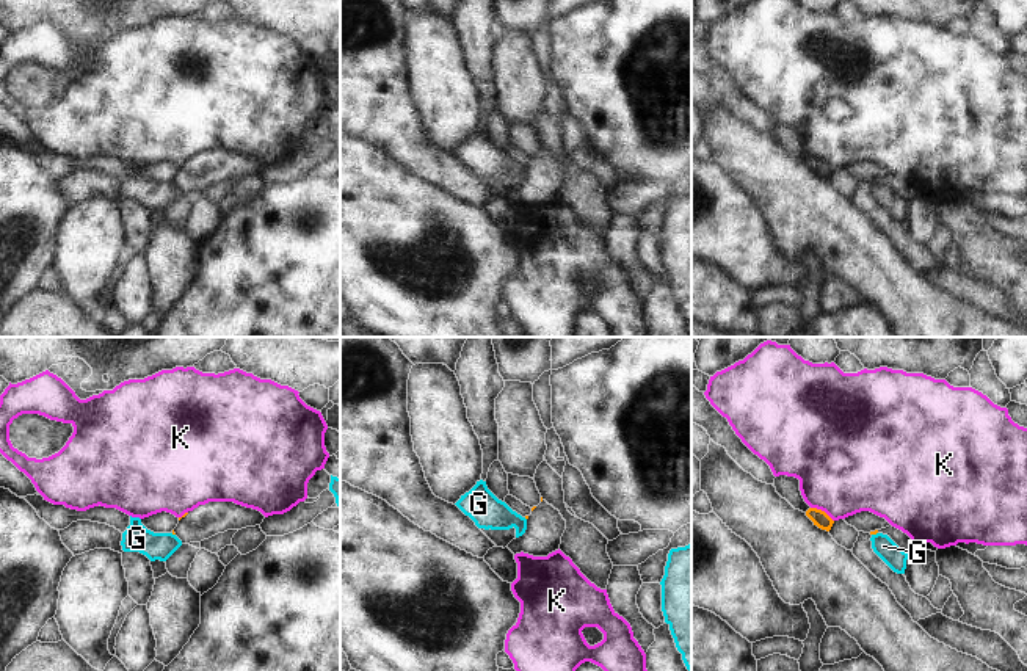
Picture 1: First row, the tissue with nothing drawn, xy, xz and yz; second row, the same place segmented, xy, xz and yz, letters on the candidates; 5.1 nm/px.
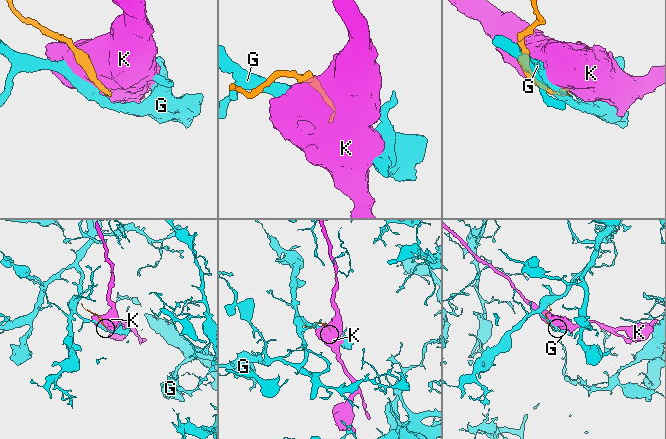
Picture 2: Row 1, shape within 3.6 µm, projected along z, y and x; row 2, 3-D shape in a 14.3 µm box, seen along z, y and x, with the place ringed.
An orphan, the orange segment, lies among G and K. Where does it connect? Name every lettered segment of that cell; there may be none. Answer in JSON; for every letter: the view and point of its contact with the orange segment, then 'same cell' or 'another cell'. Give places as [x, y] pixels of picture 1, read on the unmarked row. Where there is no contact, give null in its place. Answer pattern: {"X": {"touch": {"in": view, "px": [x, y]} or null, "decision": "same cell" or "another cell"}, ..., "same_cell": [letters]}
{"G": {"touch": {"in": "yz", "px": [874, 182]}, "decision": "another cell"}, "K": {"touch": {"in": "yz", "px": [820, 159]}, "decision": "another cell"}, "same_cell": []}

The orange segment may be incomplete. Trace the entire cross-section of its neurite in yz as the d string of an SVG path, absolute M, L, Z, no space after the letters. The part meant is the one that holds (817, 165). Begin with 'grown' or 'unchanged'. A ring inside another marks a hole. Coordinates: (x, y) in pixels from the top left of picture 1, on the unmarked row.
unchanged; M809 157L806 165L814 171L814 174L826 180L829 180L834 172L834 169L825 160L817 157Z

